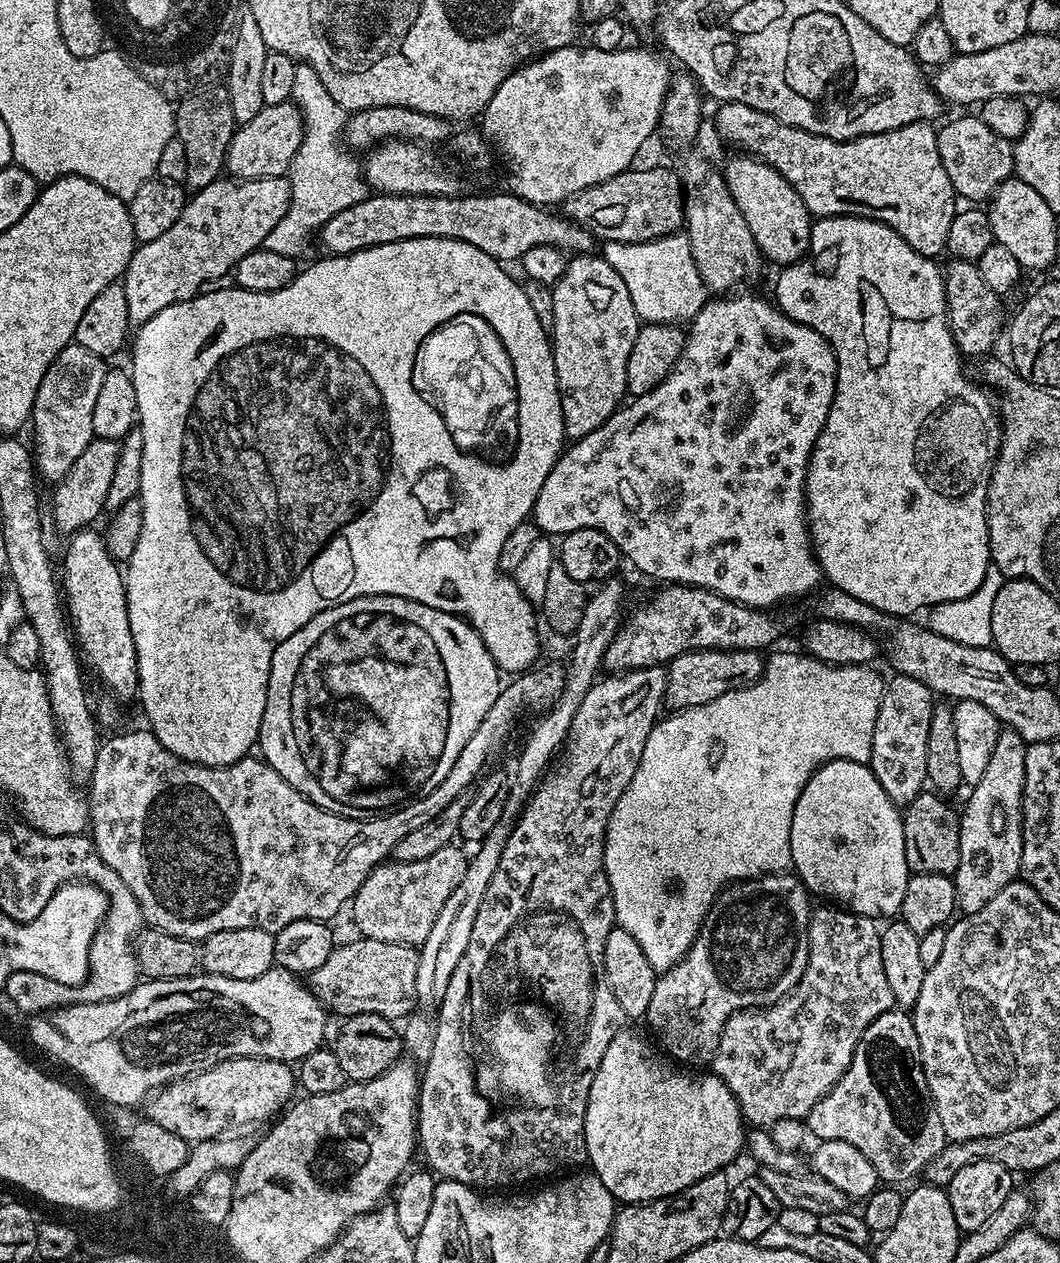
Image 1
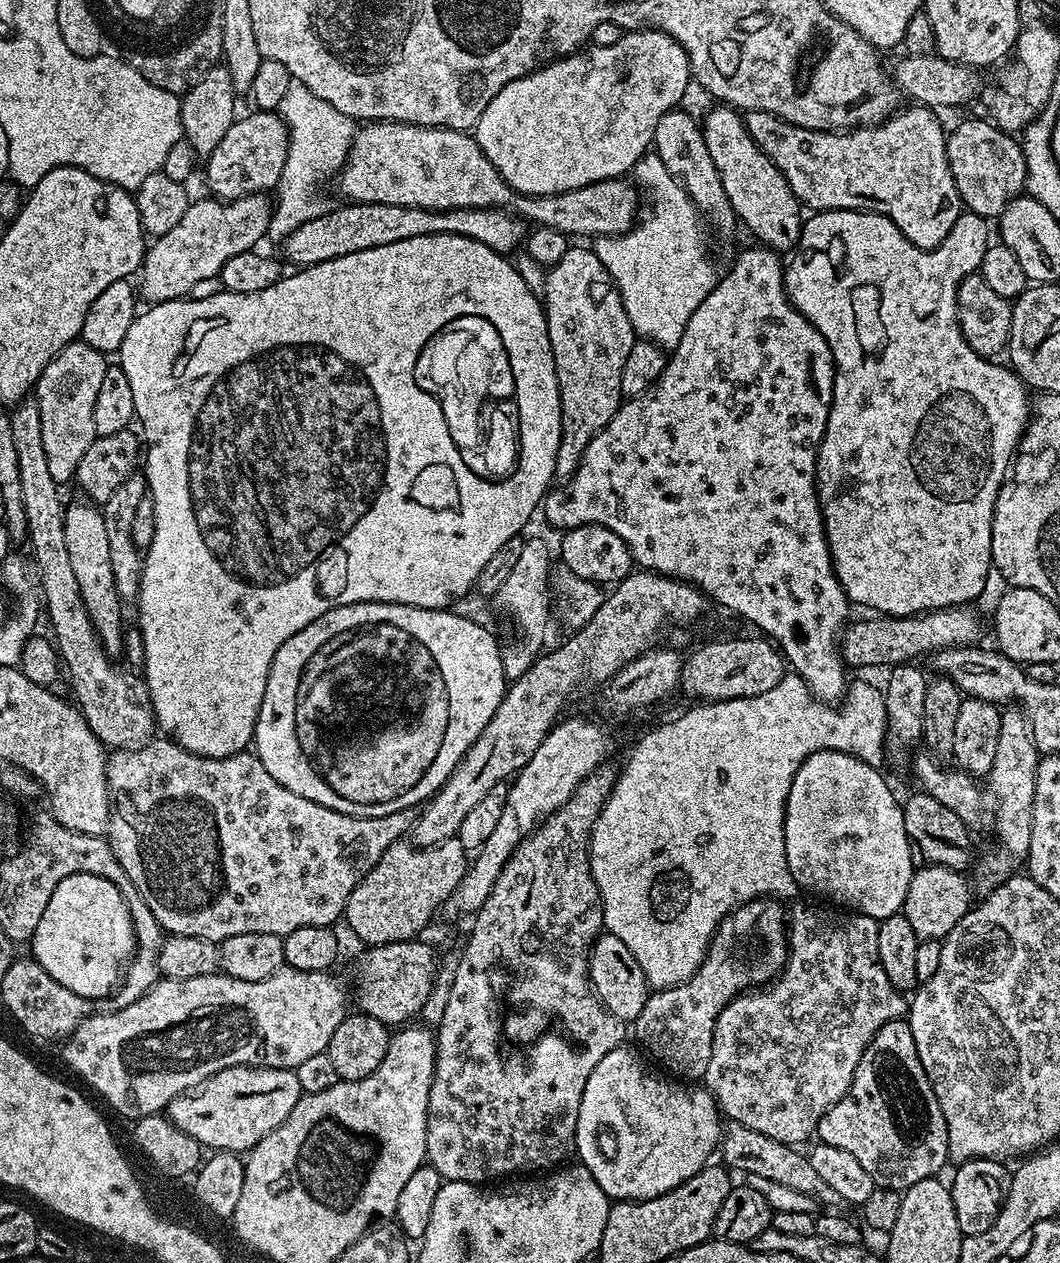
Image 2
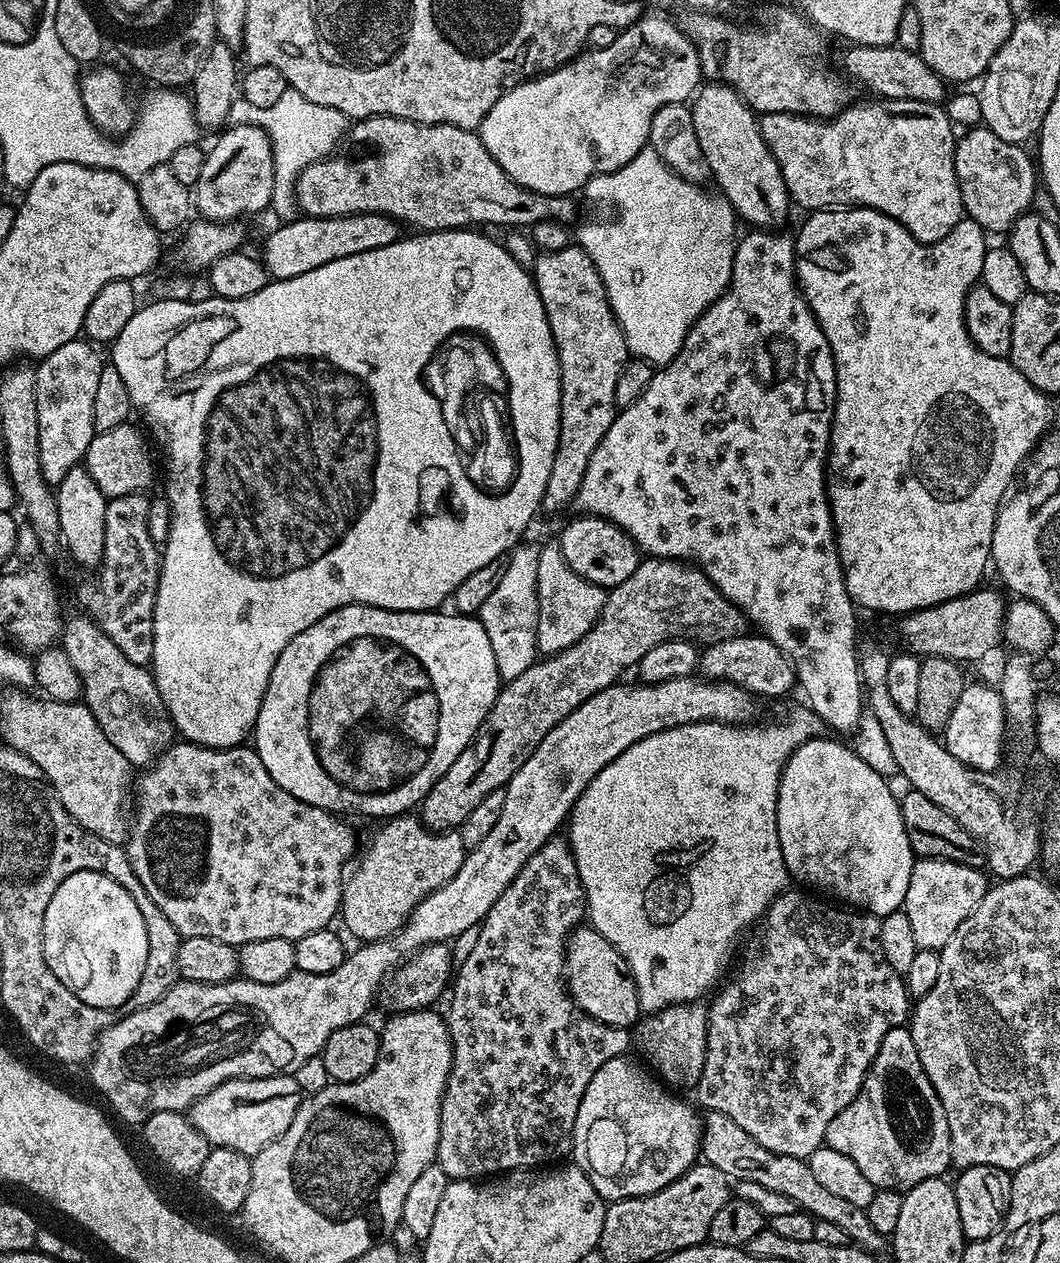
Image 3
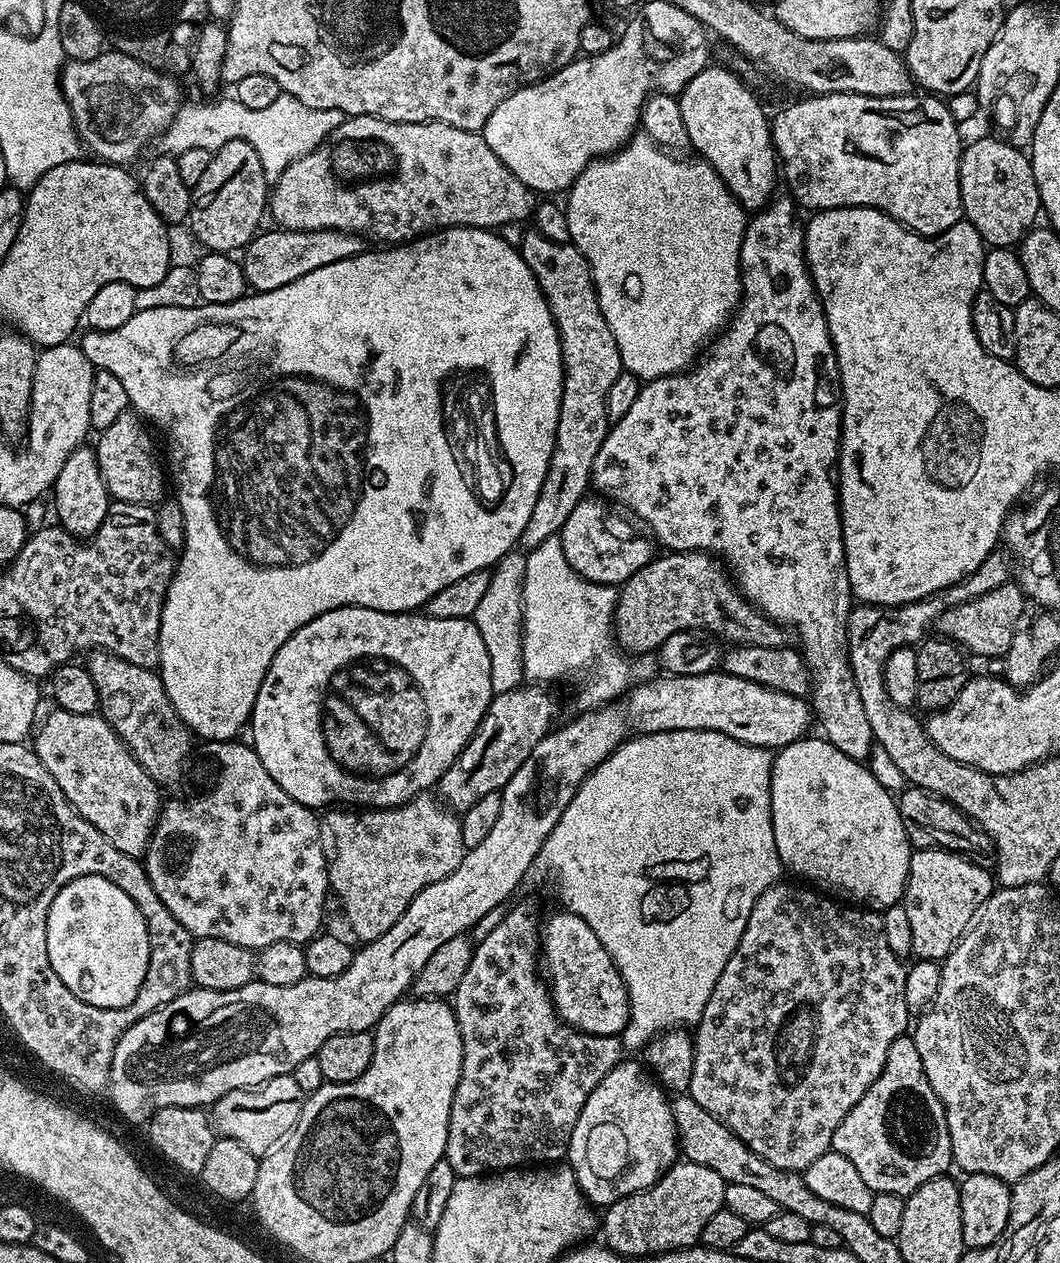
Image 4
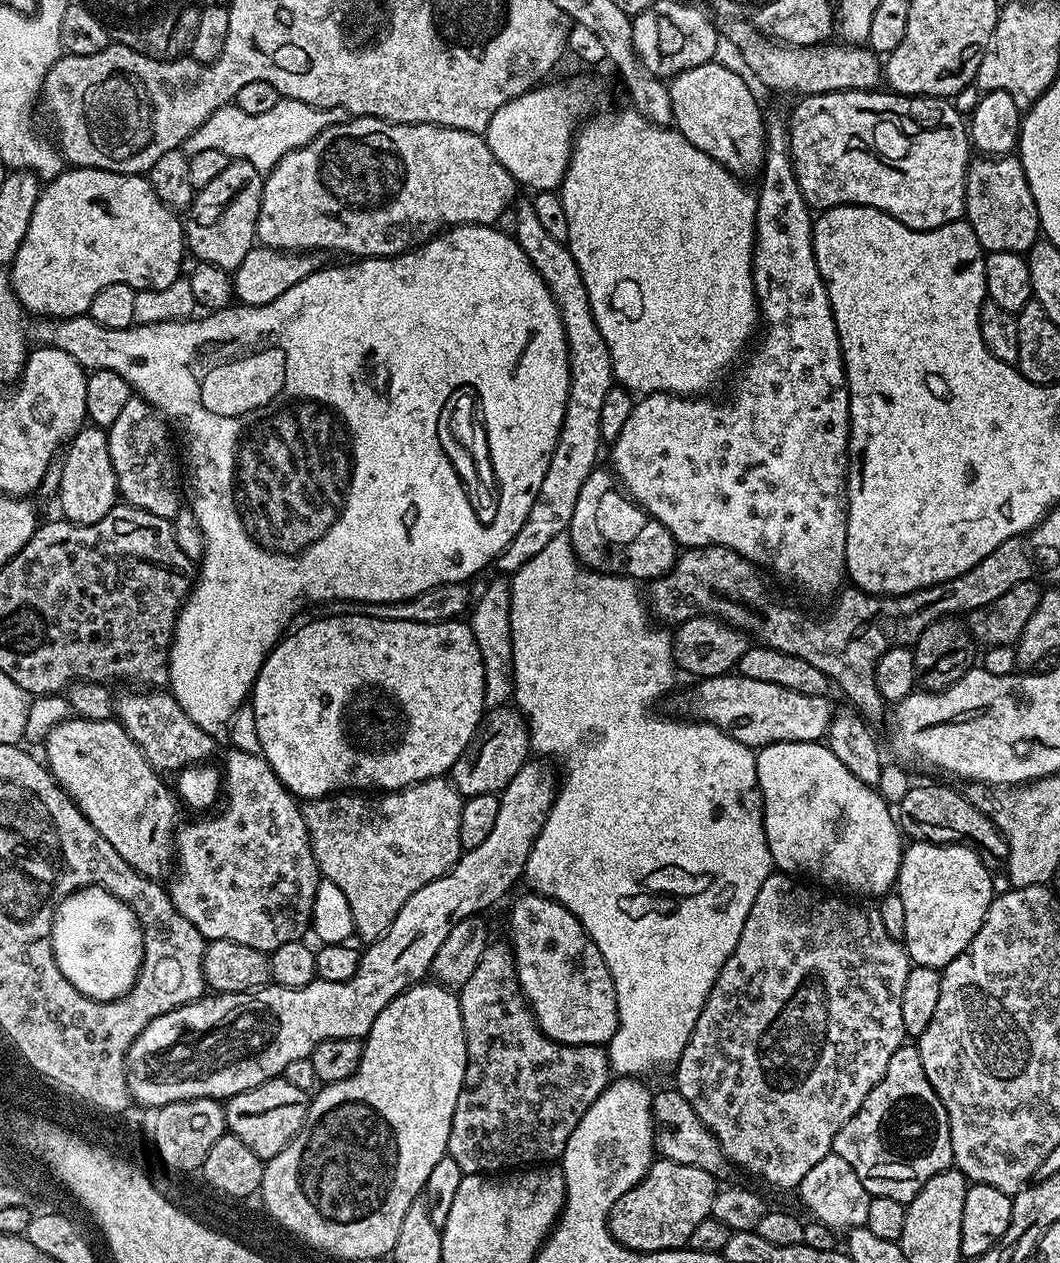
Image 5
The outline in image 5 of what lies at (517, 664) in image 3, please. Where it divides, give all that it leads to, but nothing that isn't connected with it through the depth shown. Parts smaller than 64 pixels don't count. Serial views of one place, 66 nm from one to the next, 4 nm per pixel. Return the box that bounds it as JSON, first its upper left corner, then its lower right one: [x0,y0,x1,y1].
[468,576,513,710]

